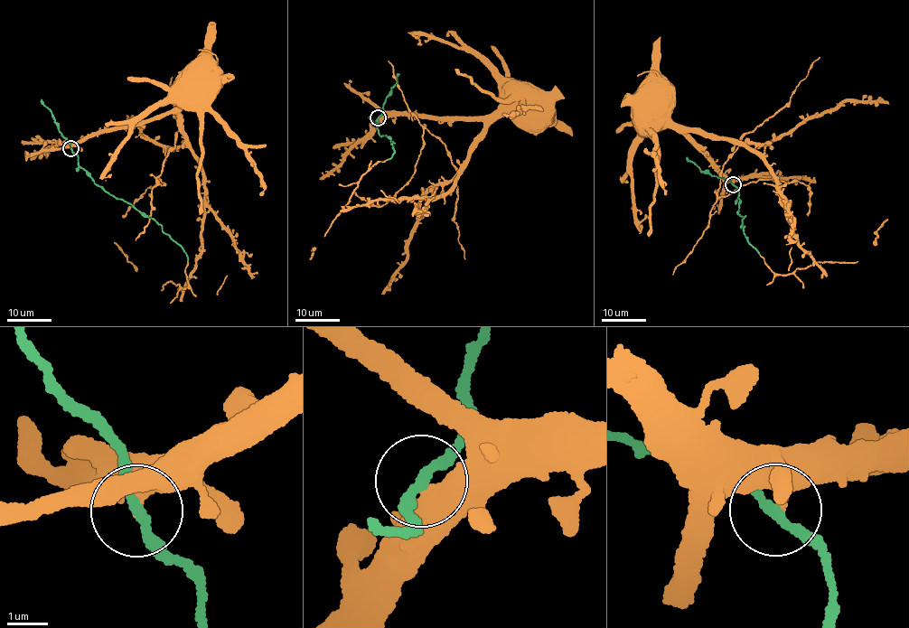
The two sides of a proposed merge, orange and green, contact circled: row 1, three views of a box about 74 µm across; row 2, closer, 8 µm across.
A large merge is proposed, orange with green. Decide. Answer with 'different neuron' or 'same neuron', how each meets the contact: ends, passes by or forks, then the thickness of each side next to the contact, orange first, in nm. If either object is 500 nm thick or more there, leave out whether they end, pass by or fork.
same neuron | orange ends | green passes by | 440/200 nm

